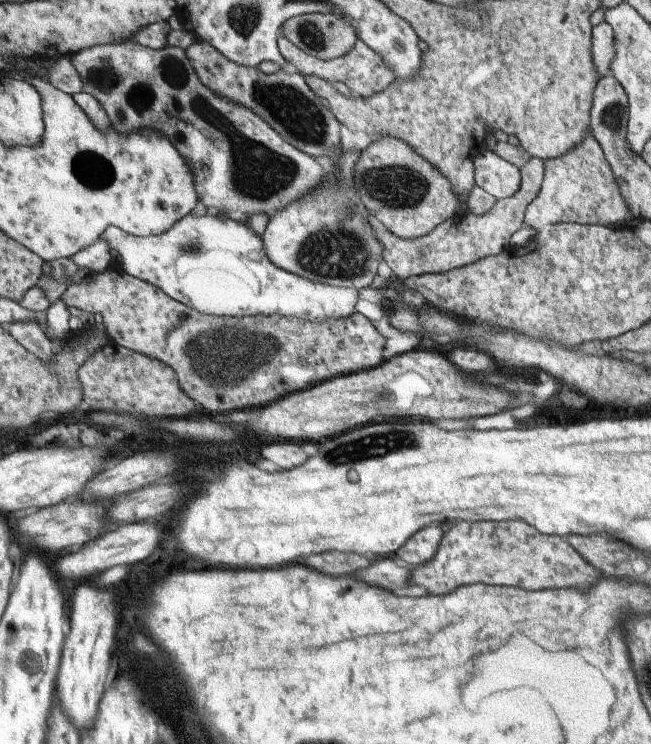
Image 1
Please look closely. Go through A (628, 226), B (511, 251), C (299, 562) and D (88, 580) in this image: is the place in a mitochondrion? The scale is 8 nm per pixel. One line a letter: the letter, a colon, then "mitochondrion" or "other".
A: other
B: other
C: other
D: other

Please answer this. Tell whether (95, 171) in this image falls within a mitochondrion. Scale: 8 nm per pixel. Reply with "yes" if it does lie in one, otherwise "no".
yes

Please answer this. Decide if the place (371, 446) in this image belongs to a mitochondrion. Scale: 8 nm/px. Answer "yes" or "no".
yes

